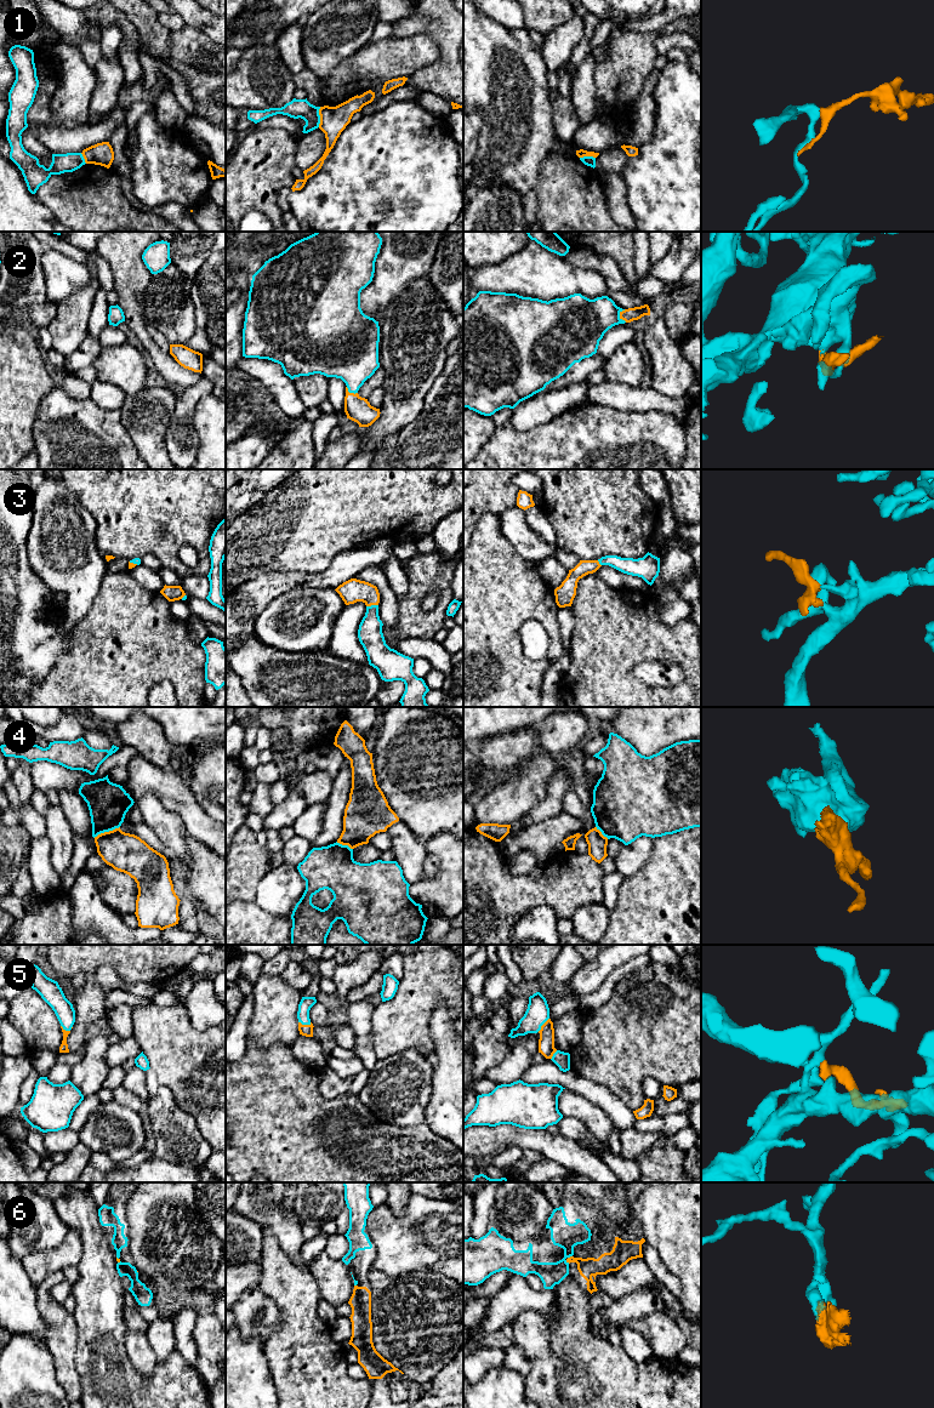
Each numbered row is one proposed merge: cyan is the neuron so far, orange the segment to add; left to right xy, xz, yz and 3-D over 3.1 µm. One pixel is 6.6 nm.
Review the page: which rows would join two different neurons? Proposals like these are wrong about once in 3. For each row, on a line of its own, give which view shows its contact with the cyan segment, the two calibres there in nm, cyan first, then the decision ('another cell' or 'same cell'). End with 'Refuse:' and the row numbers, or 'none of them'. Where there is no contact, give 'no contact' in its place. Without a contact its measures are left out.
1: contact in xz; calibres 130 and 180 nm; another cell
2: contact in yz; calibres 320 and 90 nm; same cell
3: contact in xz; calibres 160 and 160 nm; same cell
4: contact in xy; calibres 280 and 260 nm; another cell
5: contact in xz; calibres 90 and 80 nm; same cell
6: contact in yz; calibres 170 and 130 nm; same cell
Refuse: 1, 4

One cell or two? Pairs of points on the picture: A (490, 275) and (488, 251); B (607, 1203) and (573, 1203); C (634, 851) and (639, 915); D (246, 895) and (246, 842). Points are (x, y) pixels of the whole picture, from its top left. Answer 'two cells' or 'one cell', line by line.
A: two cells
B: one cell
C: two cells
D: one cell

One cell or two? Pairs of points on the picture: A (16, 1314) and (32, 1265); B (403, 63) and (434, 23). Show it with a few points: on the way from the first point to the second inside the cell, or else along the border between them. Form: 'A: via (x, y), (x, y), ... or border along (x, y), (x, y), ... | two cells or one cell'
A: border along (21, 1260), (27, 1276), (35, 1287) | two cells
B: border along (397, 36), (427, 34), (437, 44), (440, 53) | two cells

